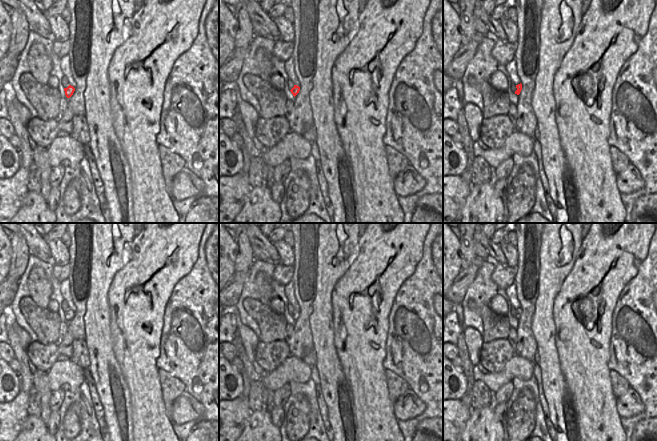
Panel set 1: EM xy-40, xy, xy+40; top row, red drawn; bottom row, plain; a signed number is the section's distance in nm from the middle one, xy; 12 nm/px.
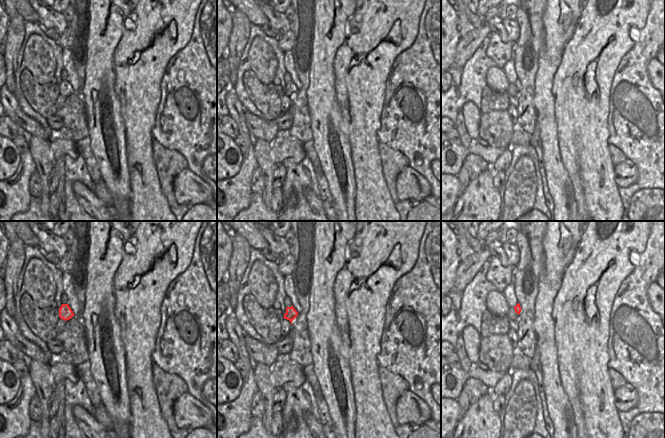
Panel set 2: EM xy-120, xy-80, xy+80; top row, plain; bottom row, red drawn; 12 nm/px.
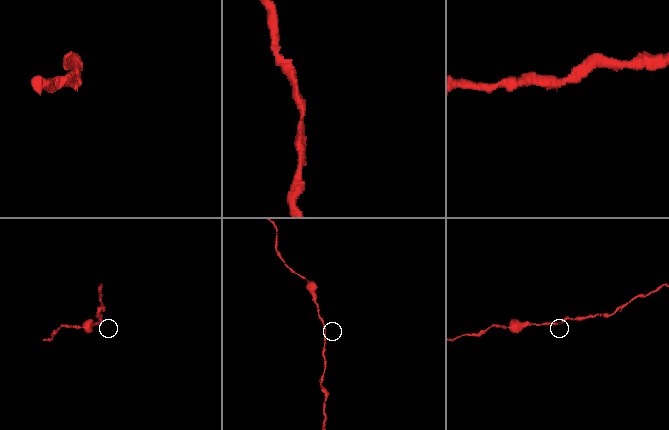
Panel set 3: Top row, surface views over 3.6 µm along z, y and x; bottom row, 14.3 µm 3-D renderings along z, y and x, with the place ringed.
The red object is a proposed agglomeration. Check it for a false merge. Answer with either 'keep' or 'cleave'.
keep

